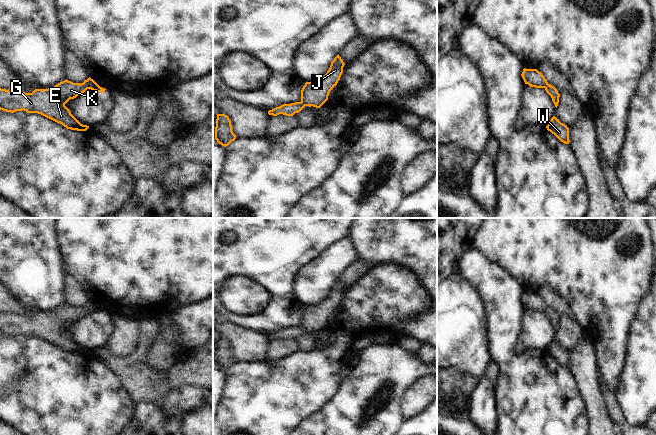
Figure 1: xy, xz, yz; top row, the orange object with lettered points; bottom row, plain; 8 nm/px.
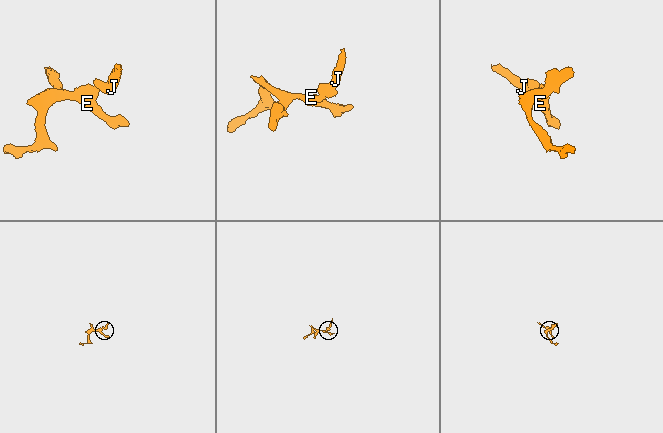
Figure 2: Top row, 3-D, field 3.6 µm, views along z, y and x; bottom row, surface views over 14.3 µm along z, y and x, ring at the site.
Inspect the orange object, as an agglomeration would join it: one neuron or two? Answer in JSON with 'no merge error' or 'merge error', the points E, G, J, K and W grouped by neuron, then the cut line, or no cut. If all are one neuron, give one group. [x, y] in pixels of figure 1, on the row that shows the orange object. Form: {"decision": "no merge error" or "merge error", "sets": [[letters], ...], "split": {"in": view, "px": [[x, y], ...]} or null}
{"decision": "no merge error", "sets": [["E", "G", "J", "K", "W"]], "split": null}

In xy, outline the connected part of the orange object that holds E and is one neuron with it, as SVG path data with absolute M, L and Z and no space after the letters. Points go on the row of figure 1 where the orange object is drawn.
M90 77L81 84L66 79L52 88L35 89L32 93L0 88L0 110L11 113L22 110L27 113L38 113L62 124L67 129L86 131L89 126L81 124L65 104L87 89L100 93L106 90Z

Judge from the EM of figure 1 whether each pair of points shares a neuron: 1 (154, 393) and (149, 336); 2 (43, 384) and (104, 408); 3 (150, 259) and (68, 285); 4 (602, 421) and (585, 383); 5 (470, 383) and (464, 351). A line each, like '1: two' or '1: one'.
1: one
2: one
3: two
4: one
5: two

